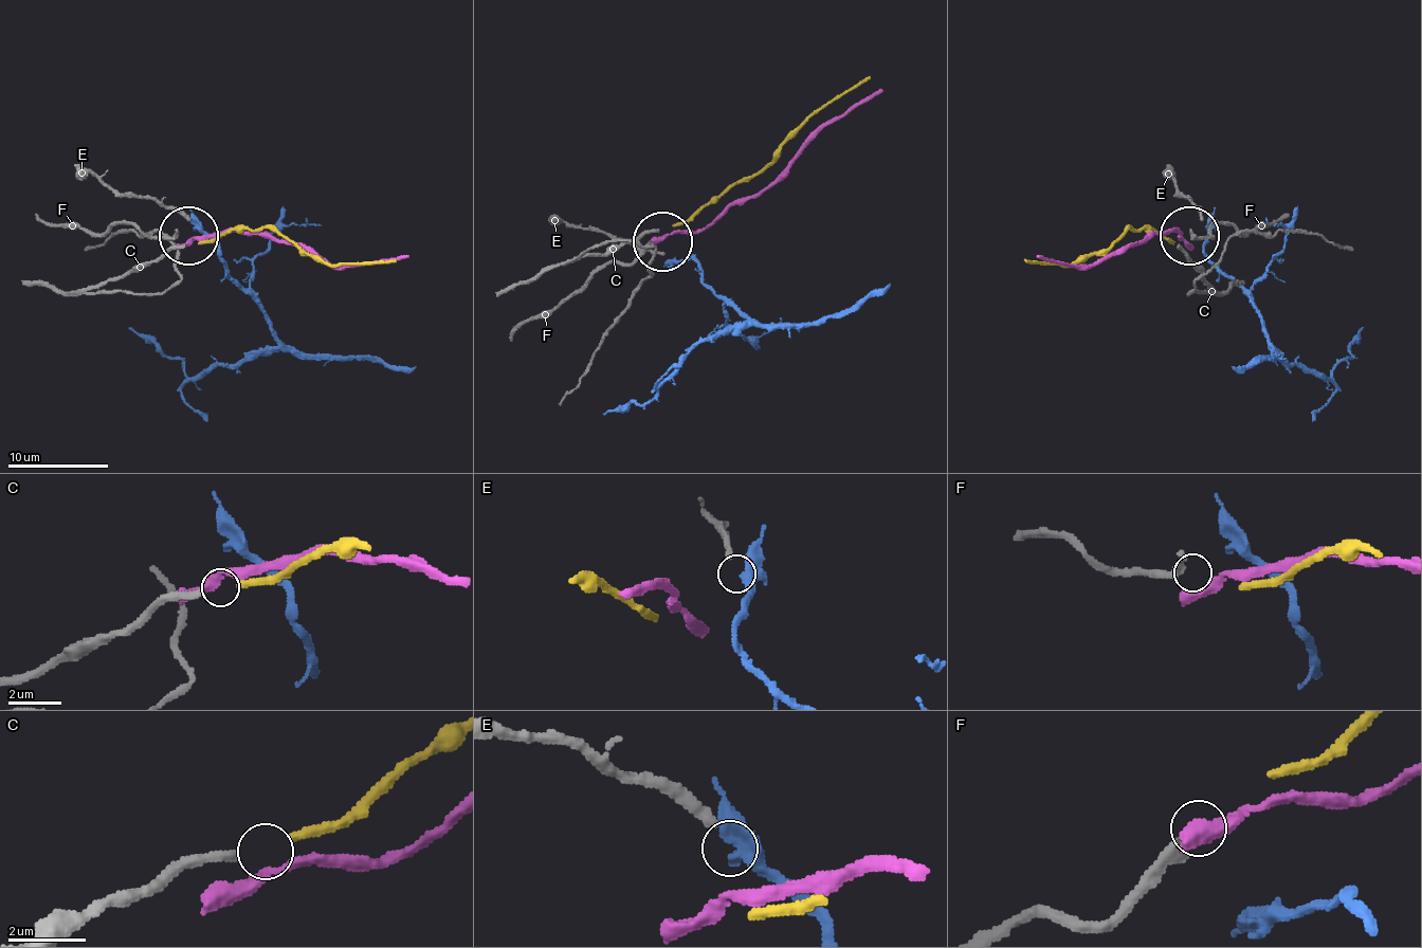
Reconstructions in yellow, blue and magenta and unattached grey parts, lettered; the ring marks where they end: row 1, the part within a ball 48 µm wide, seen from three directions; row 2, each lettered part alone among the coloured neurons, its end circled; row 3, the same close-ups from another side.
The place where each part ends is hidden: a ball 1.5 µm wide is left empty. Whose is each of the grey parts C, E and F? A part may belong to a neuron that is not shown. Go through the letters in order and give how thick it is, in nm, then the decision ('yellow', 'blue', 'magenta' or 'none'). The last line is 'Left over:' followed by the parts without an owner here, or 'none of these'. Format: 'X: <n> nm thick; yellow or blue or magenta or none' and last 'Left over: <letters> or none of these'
C: 240 nm thick; yellow
E: 280 nm thick; blue
F: 400 nm thick; none
Left over: F

